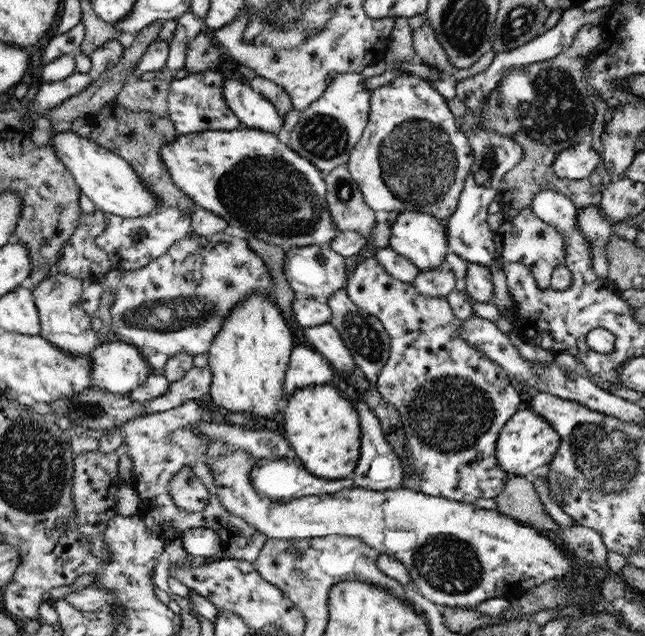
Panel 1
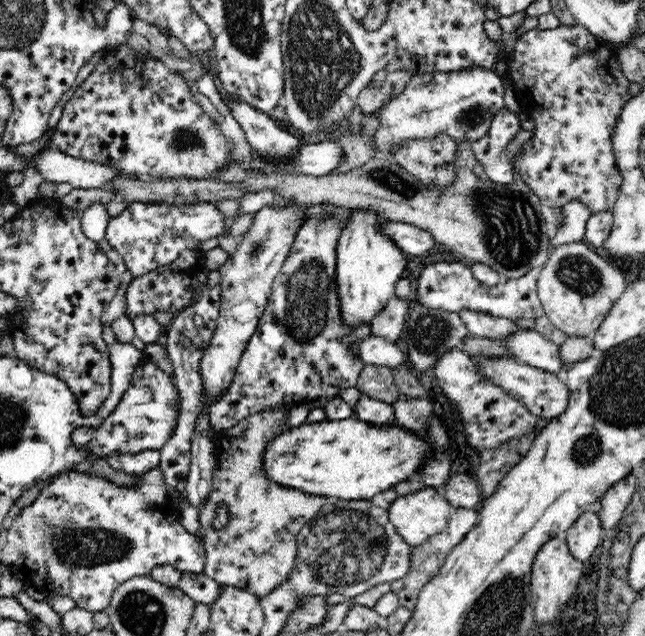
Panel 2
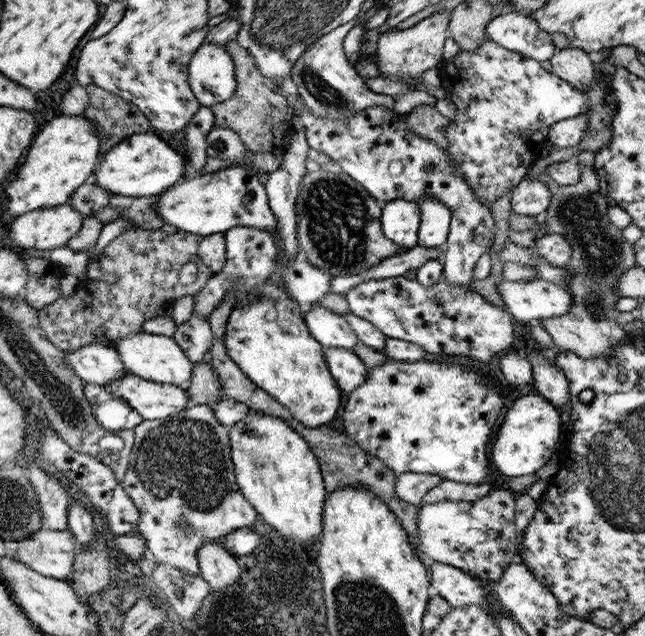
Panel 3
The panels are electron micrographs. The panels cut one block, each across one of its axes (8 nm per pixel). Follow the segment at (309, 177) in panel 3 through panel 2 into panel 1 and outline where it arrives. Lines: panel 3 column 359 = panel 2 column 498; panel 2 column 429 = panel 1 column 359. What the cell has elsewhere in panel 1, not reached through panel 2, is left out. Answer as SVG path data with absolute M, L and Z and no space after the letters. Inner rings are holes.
M347 166L325 172L323 179L328 209L338 230L372 234L377 223L375 210L366 204L359 184L352 178Z

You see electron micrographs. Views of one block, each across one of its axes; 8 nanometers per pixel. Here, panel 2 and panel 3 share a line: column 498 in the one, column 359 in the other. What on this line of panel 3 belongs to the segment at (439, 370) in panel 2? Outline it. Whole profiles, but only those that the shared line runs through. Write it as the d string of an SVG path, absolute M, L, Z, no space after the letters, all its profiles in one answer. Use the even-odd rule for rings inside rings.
M426 356L420 361L388 360L368 369L364 384L347 394L344 406L344 430L360 448L376 455L395 474L412 472L440 476L464 484L492 482L494 468L485 451L494 432L496 420L504 406L507 384L493 373L461 359L436 359Z

